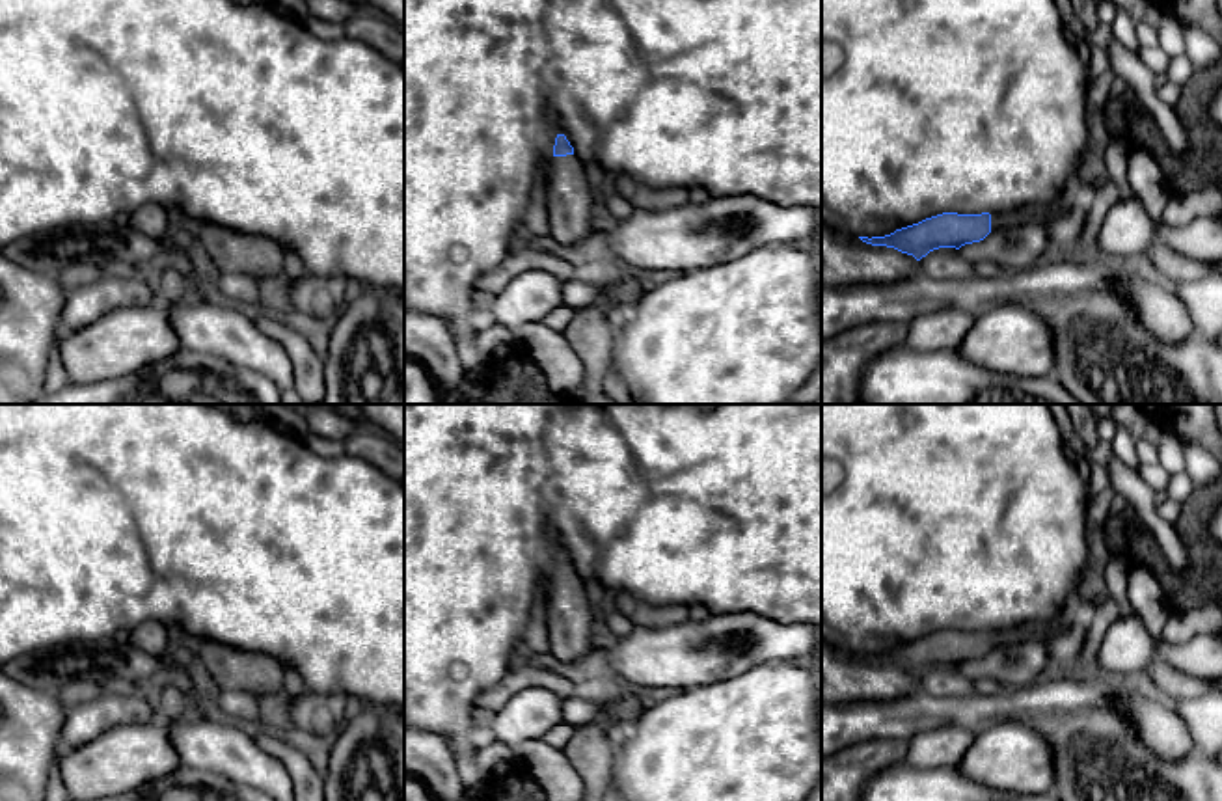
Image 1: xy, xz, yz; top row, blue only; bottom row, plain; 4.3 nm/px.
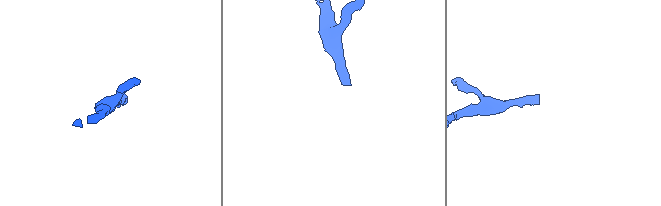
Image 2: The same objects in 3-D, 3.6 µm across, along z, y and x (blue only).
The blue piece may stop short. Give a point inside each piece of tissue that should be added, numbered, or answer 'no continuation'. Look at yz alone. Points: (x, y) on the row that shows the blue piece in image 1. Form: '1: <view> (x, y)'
1: yz (1047, 213)

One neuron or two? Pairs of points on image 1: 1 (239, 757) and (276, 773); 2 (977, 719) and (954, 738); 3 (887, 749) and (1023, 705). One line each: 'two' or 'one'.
1: one
2: two
3: two

